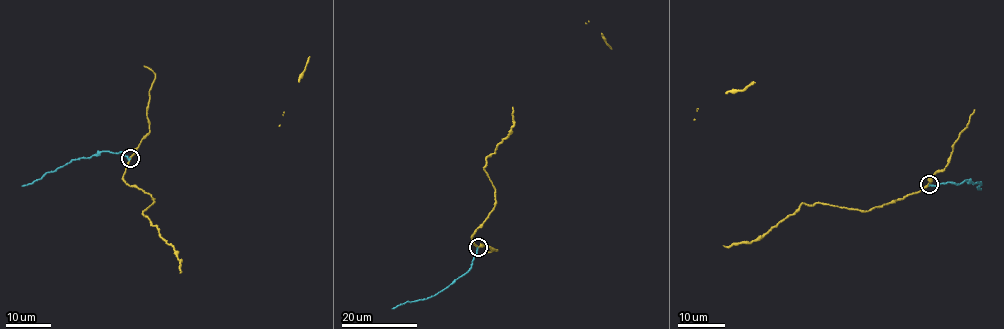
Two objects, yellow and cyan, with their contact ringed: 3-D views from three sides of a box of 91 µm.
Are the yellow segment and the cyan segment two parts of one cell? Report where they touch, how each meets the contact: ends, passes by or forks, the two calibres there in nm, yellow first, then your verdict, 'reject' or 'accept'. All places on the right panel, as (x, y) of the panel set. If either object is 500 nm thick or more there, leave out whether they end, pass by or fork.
at (929, 184); yellow passes by; cyan ends there; 280 nm thick on the yellow side, 190 nm on the other; reject

